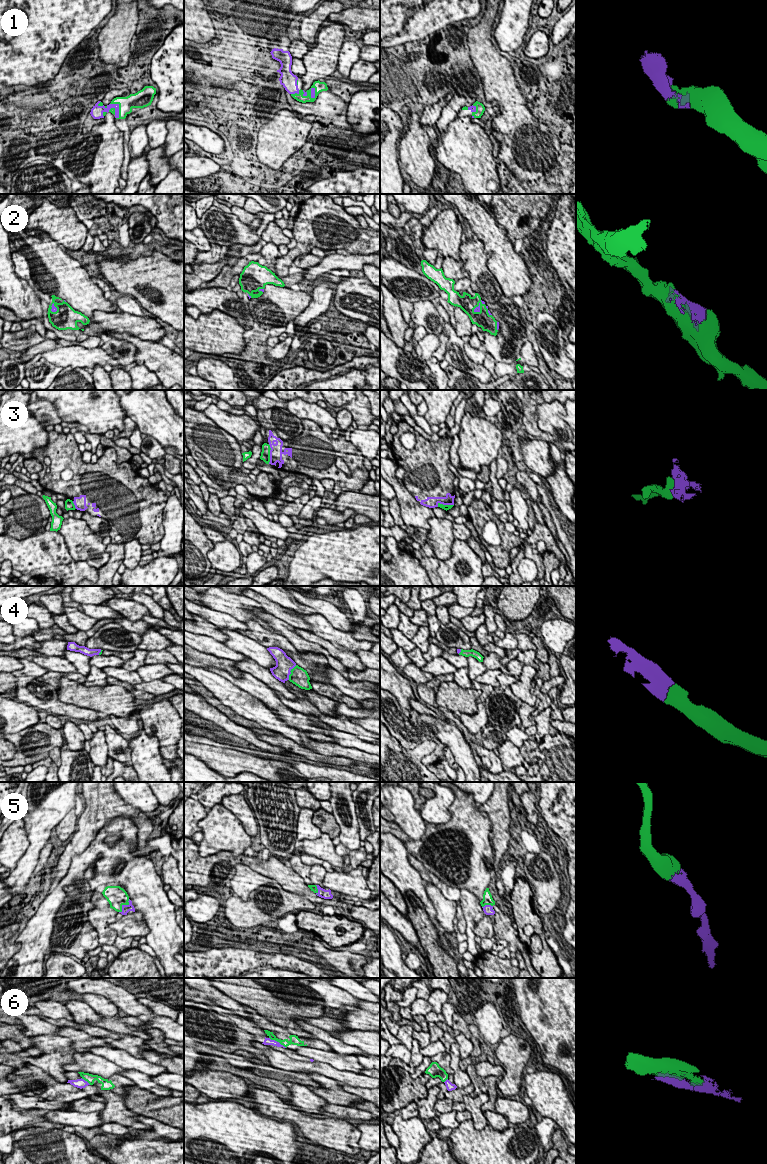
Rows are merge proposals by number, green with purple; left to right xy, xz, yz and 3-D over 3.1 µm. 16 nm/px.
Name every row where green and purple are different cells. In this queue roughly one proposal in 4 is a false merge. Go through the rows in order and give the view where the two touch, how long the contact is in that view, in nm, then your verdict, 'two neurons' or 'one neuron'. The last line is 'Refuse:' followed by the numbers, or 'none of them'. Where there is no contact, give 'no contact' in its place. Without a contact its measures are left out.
1: meets green in xy; contact 280 nm long; one neuron
2: meets green in yz; contact 240 nm long; one neuron
3: meets green in xz; contact 320 nm long; two neurons
4: meets green in xz; contact 280 nm long; one neuron
5: meets green in xy; contact 280 nm long; one neuron
6: meets green in xz; contact 340 nm long; two neurons
Refuse: 3, 6

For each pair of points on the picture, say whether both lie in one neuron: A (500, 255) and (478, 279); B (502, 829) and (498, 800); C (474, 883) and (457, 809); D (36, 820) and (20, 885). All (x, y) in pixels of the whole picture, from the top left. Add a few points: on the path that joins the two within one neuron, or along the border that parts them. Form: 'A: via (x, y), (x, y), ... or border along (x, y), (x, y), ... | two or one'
A: border along (484, 248), (490, 253), (487, 268), (497, 281) | two
B: via (501, 822), (498, 807) | one
C: via (474, 865), (474, 827) | one
D: via (36, 836), (36, 845), (24, 869) | one

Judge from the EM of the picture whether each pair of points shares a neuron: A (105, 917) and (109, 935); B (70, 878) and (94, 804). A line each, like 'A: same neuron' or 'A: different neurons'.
A: same neuron
B: different neurons

